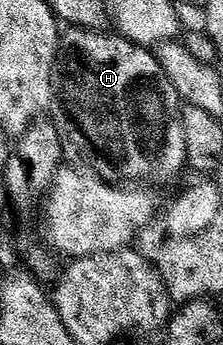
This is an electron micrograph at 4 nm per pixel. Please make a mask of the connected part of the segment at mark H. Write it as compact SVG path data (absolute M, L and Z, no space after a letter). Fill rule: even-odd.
M71 28L59 39L59 51L55 54L55 64L51 72L51 88L54 101L59 101L60 112L67 117L67 122L71 125L71 142L69 138L65 146L66 161L82 168L84 171L90 172L94 177L108 184L147 184L143 182L152 182L155 186L163 186L166 182L173 181L187 166L183 119L177 113L181 106L181 99L176 94L175 89L171 87L171 81L165 76L161 64L155 59L155 55L150 49L136 46L135 43L127 41L122 36L116 36L114 33L111 33L112 35L107 33L97 30Z

